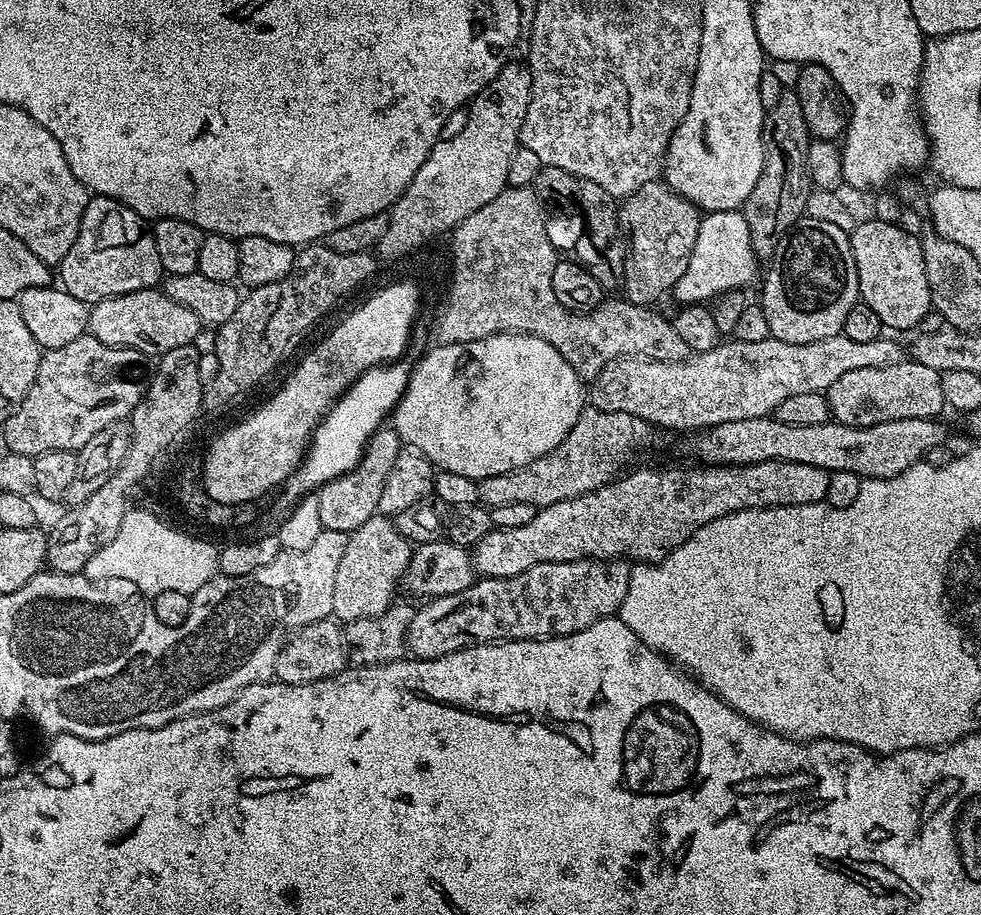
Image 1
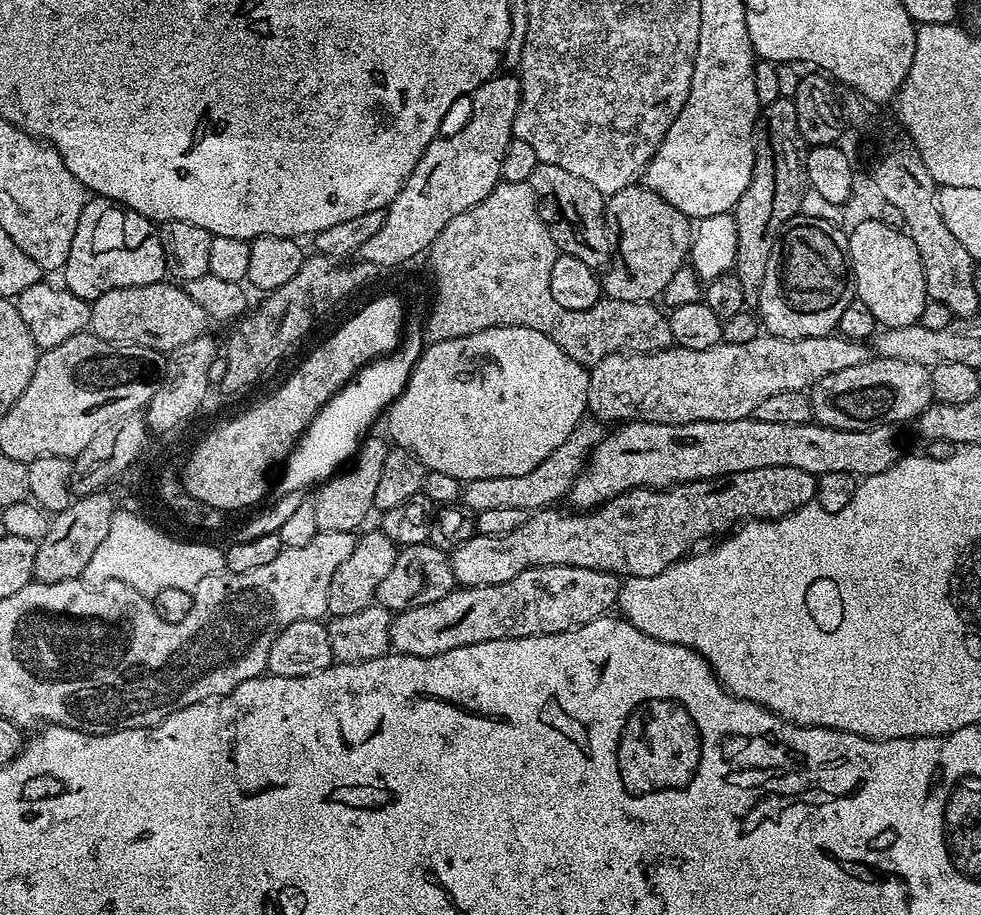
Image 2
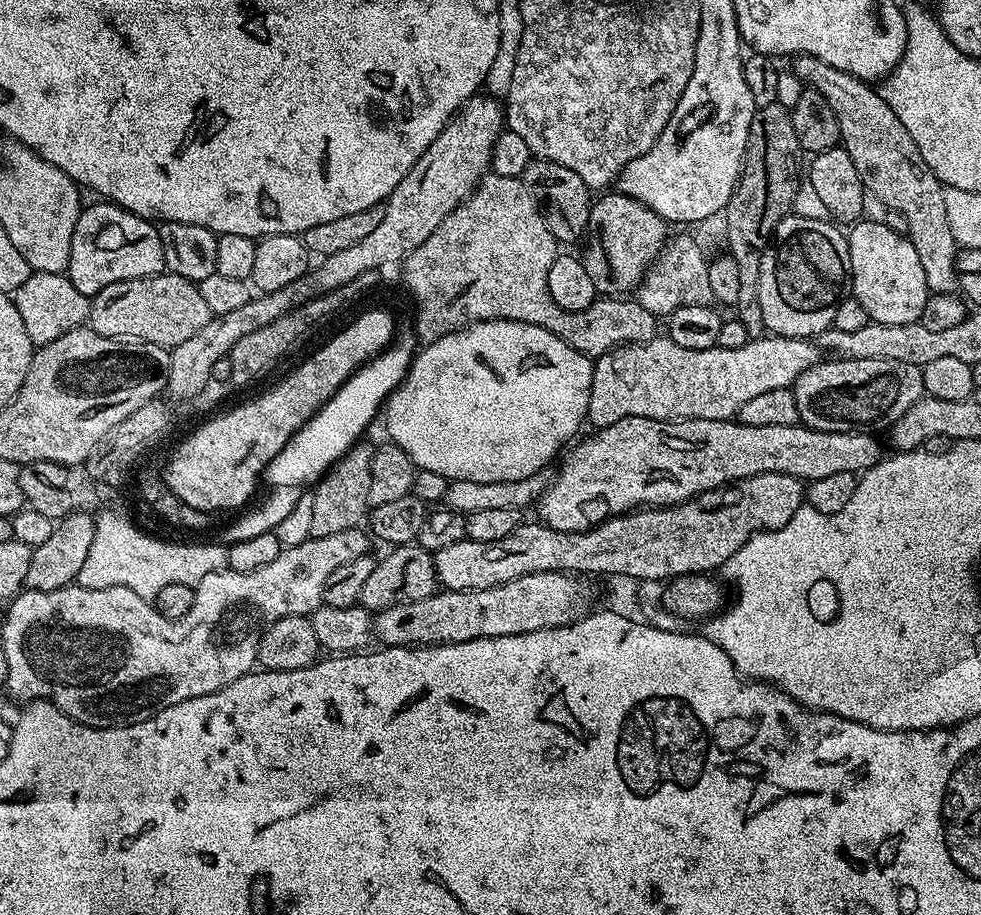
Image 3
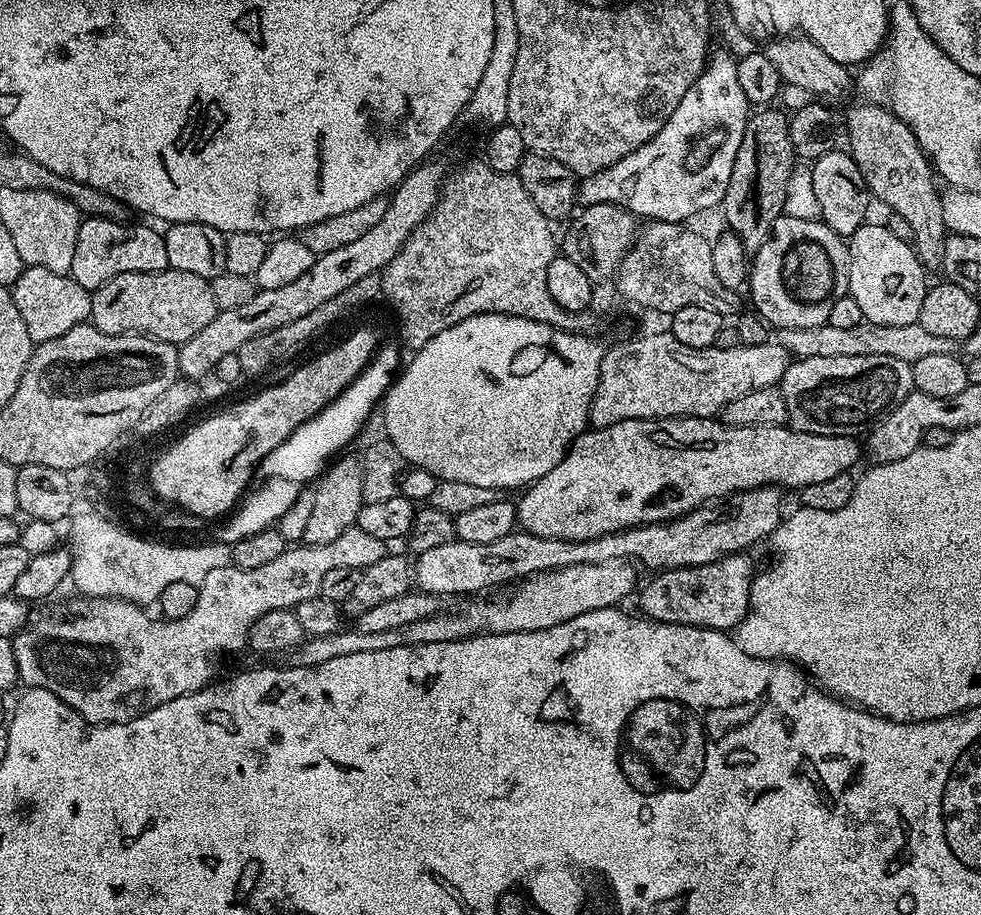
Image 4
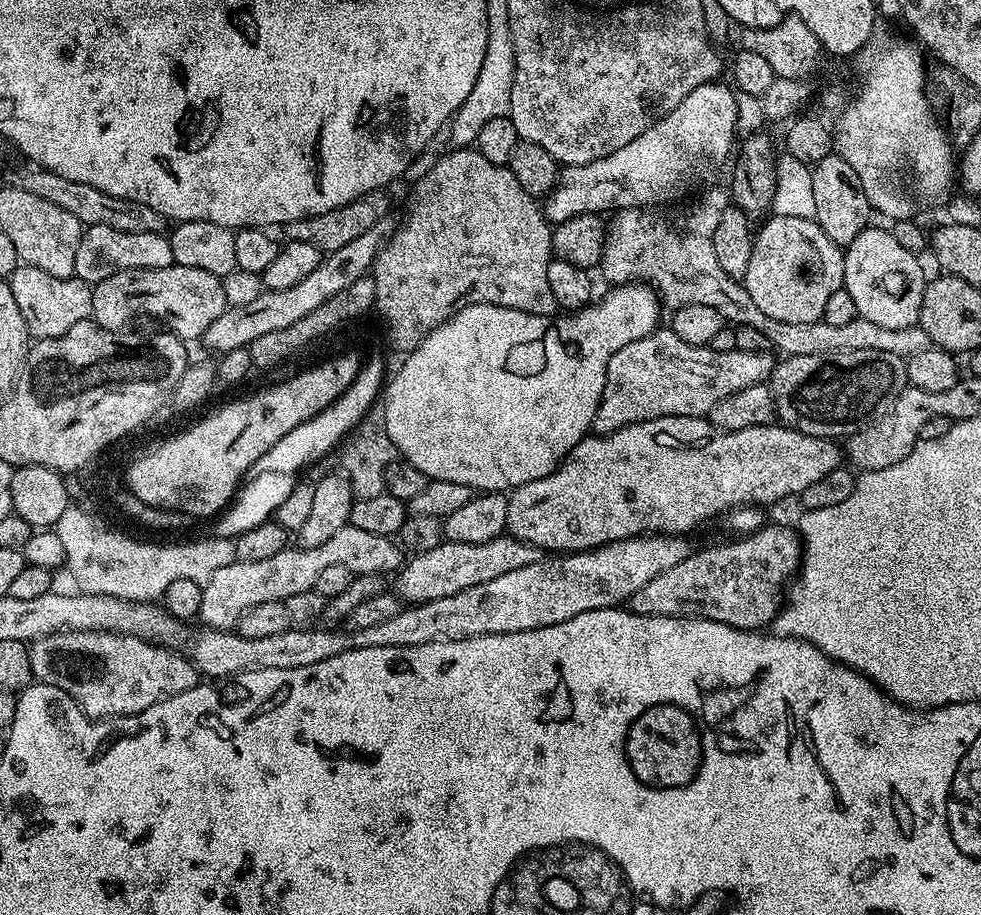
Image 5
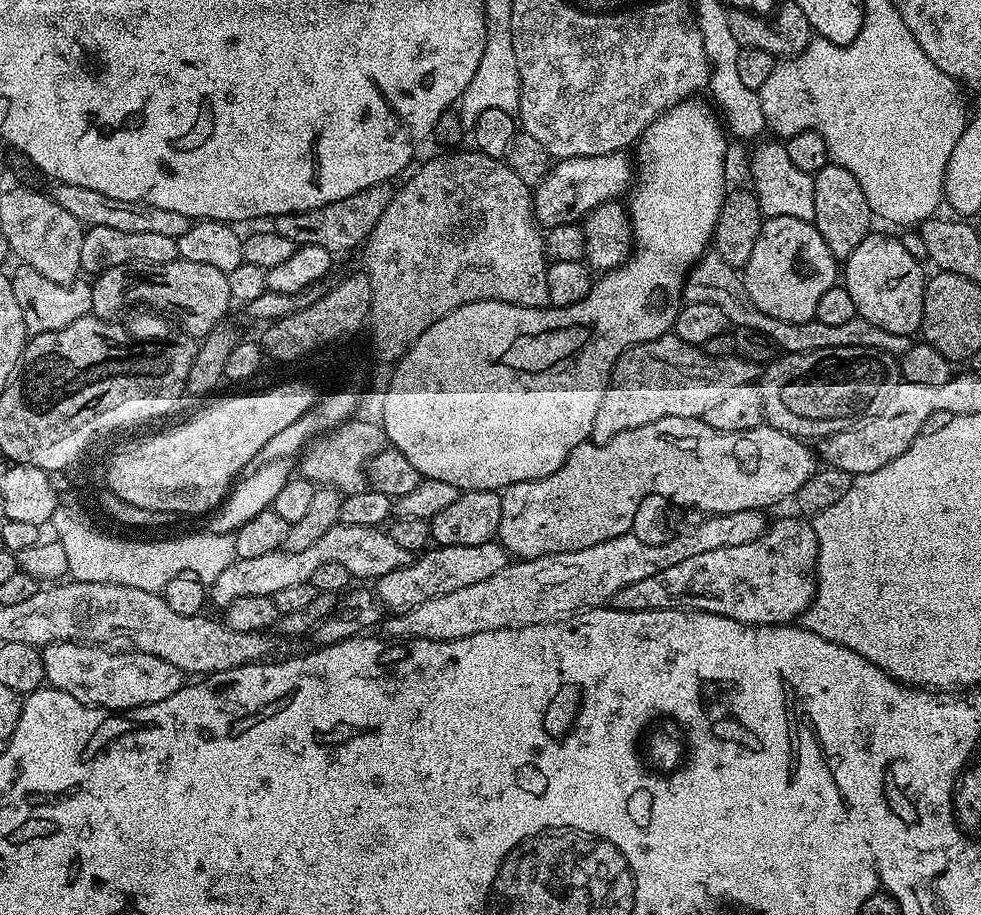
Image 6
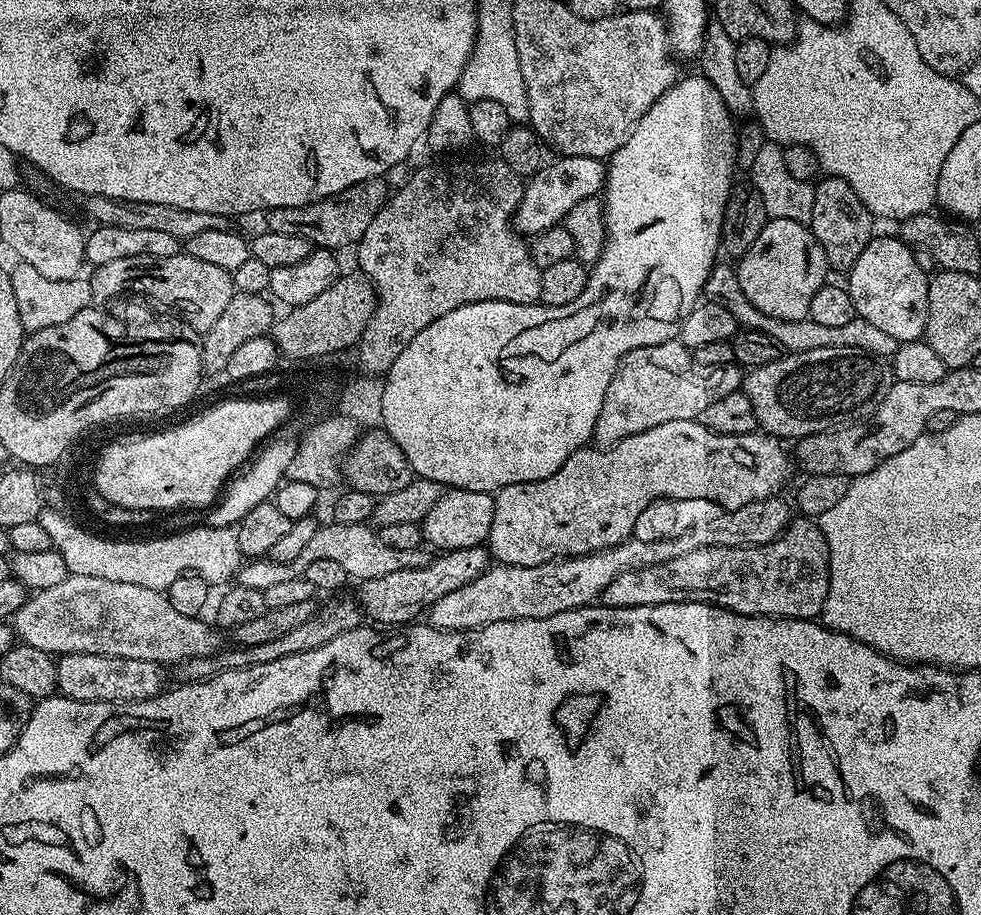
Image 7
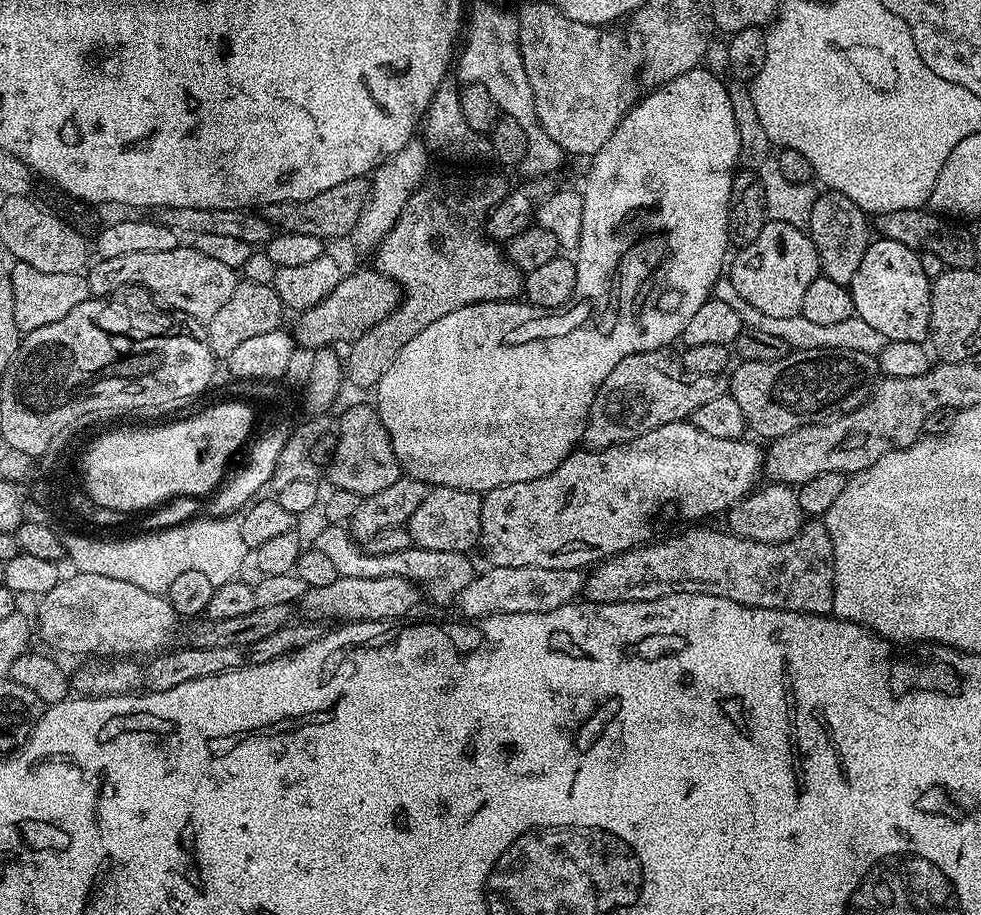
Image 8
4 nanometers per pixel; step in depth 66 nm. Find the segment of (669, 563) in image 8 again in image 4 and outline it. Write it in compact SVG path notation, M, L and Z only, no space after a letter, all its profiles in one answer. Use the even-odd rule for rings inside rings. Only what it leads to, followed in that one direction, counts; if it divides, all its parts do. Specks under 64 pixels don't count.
M744 554L724 556L693 568L669 568L655 573L648 585L641 587L639 611L649 620L663 624L689 624L699 628L736 630L746 618L754 567Z

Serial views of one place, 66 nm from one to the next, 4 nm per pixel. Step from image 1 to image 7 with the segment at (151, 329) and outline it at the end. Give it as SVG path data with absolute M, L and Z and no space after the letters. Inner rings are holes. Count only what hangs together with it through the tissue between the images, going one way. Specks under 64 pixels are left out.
M177 254L170 258L150 258L149 256L139 256L138 258L118 258L114 262L95 265L93 276L90 276L92 285L92 299L97 305L104 304L111 296L118 296L129 287L141 288L148 296L153 296L160 304L165 304L165 309L180 313L181 319L185 320L195 332L205 333L218 322L218 317L222 315L222 310L226 310L226 305L230 303L230 298L234 294L232 286L232 273L212 265L211 262L202 262L199 258L190 258L186 254Z

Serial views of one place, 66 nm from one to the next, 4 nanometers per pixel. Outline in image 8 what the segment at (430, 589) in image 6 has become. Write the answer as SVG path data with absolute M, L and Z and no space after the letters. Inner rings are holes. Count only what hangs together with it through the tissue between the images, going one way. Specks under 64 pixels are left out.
M339 576L330 586L318 586L317 588L307 588L304 597L298 601L298 612L305 621L308 622L329 622L336 619L336 622L359 622L362 620L394 620L403 621L404 616L416 603L419 602L422 592L412 581L401 576L391 576L390 578L346 578Z

